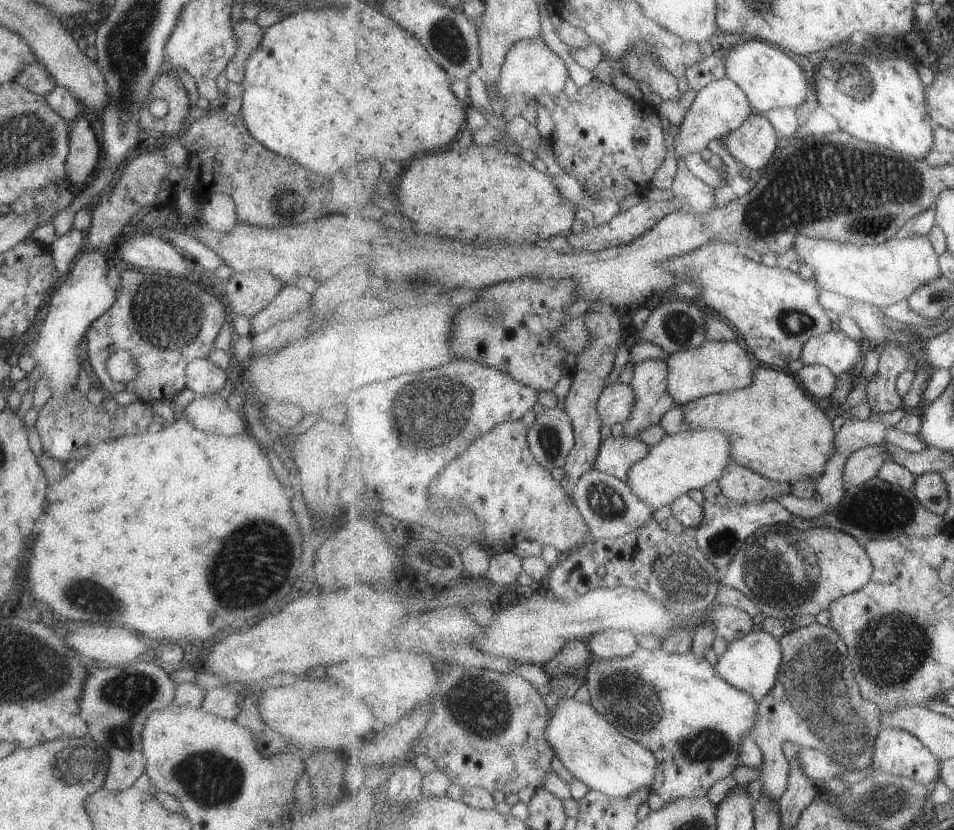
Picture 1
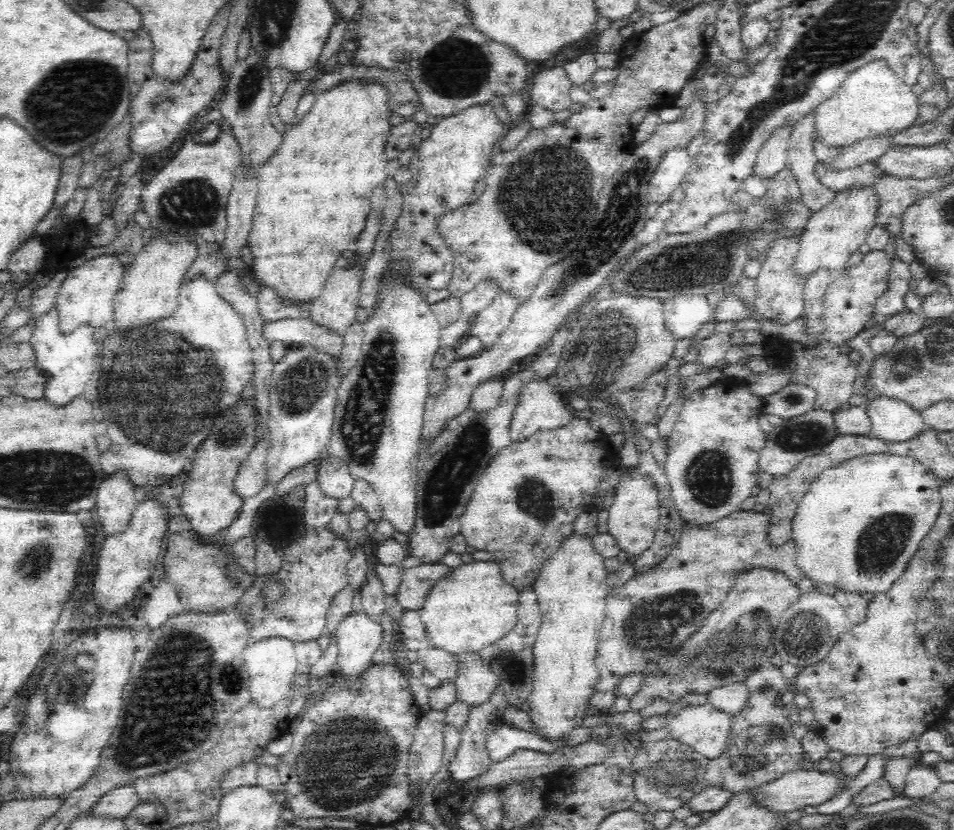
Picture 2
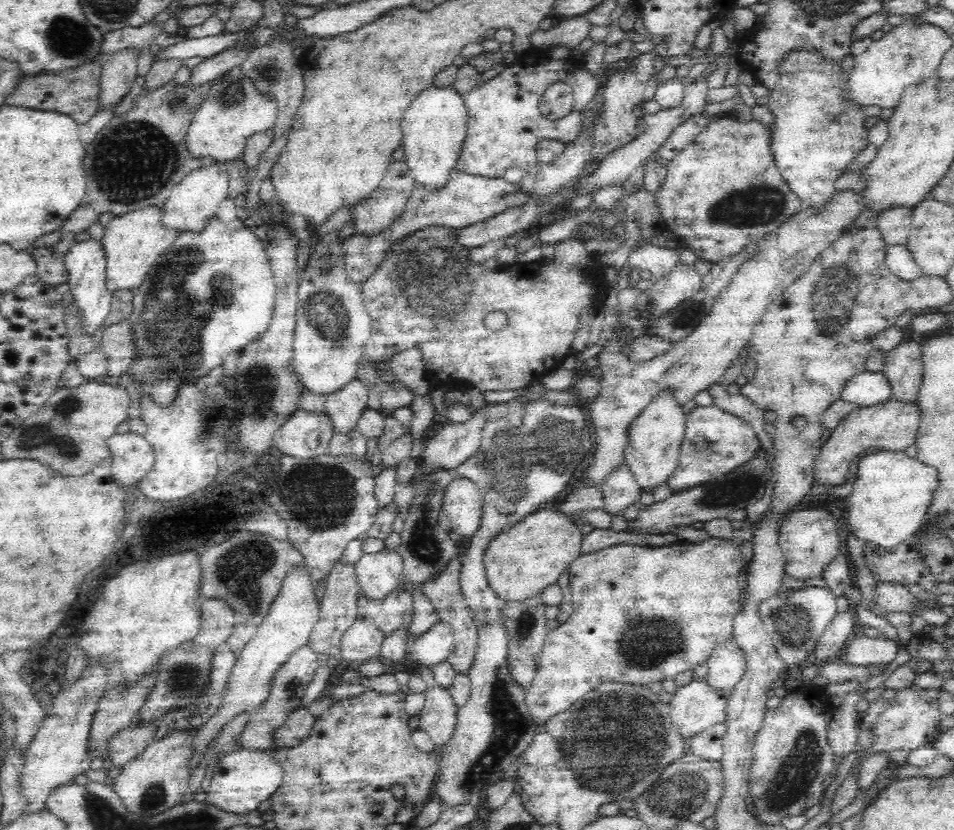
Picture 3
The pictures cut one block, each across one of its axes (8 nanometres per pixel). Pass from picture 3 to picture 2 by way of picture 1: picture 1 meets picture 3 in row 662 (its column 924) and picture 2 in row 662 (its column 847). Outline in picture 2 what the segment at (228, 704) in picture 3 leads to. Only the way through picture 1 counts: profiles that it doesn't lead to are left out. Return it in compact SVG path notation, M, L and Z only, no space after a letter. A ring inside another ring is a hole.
M268 638L242 650L244 670L250 672L250 697L260 709L273 708L284 698L284 694L288 694L298 665L293 646L293 642L284 638Z

